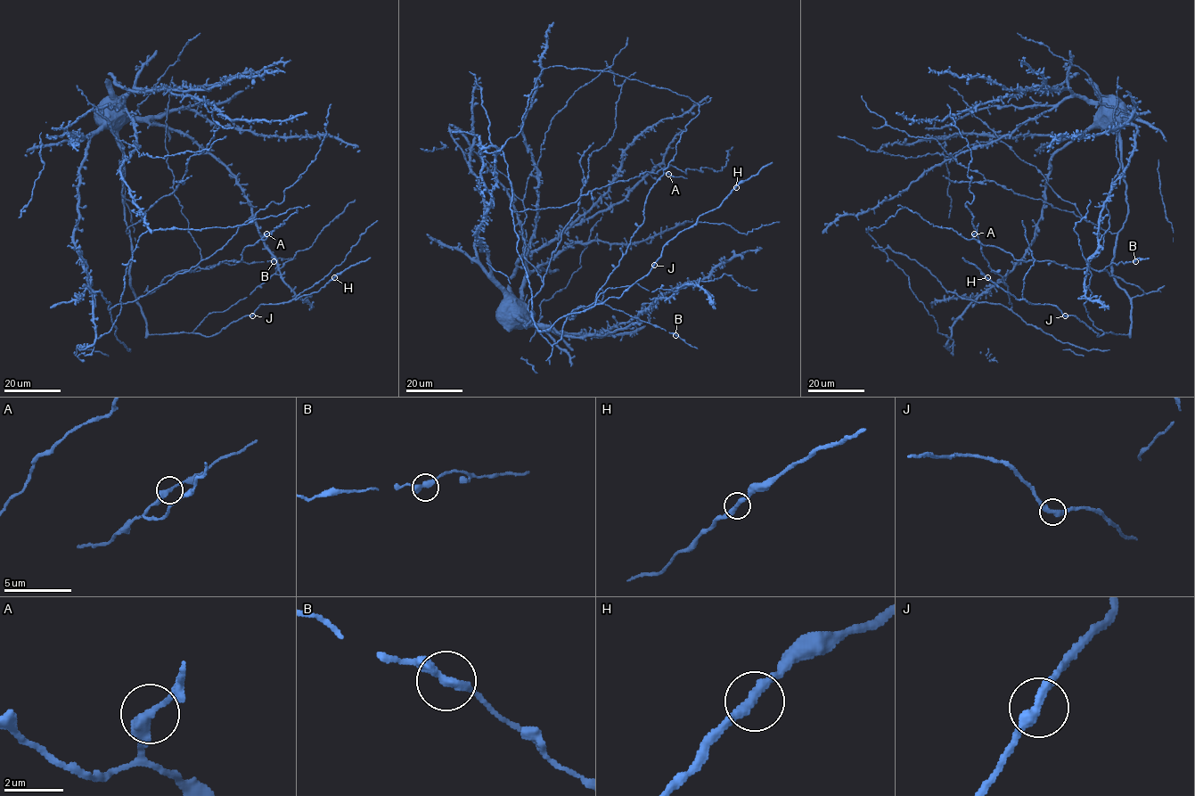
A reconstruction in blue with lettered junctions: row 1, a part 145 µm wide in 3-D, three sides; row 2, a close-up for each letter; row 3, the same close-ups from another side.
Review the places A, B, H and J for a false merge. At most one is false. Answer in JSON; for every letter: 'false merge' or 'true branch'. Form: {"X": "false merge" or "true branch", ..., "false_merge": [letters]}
{"A": "true branch", "B": "true branch", "H": "true branch", "J": "true branch", "false_merge": []}

